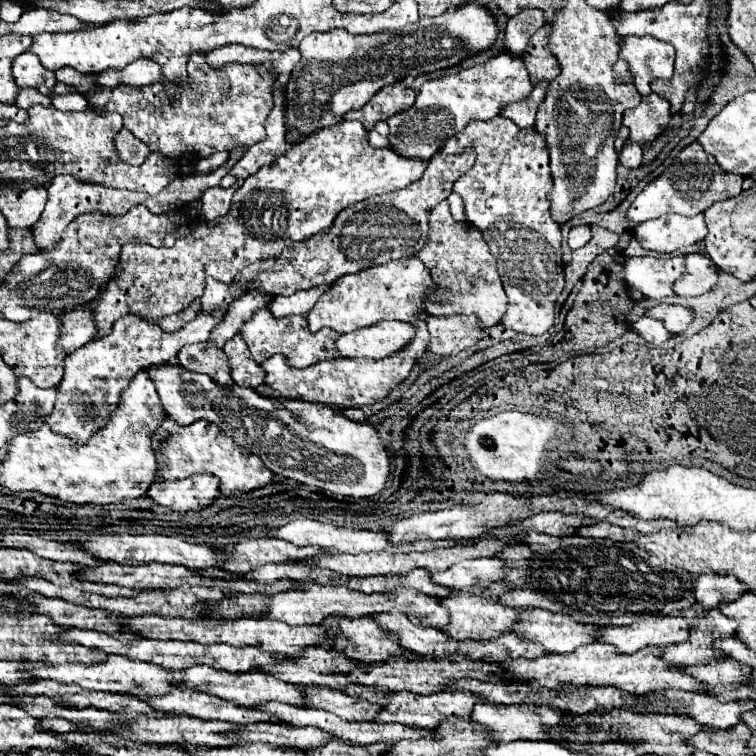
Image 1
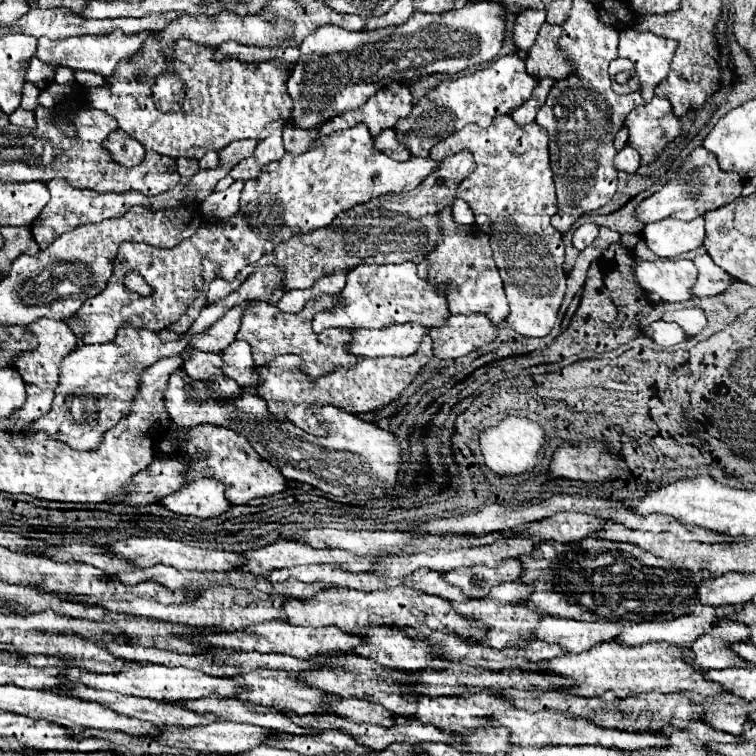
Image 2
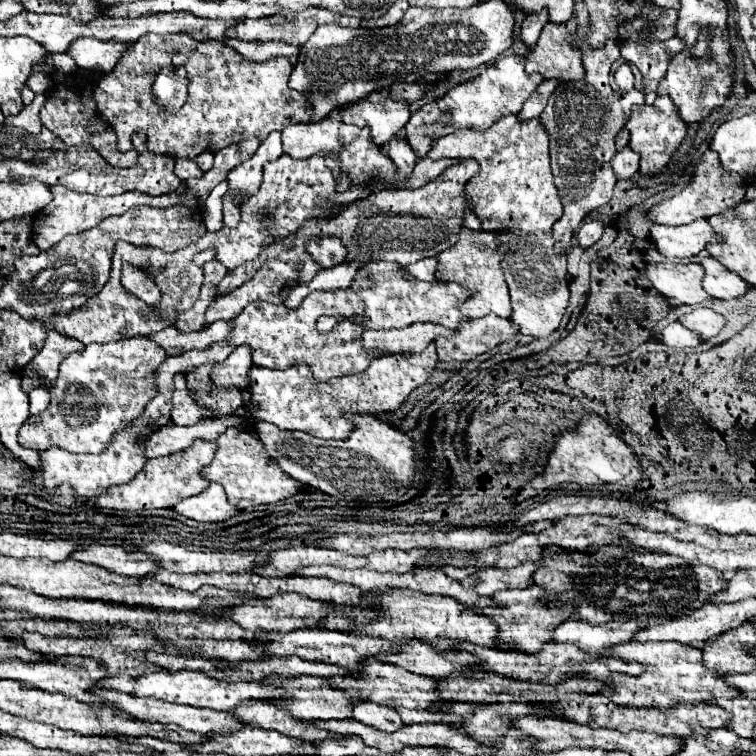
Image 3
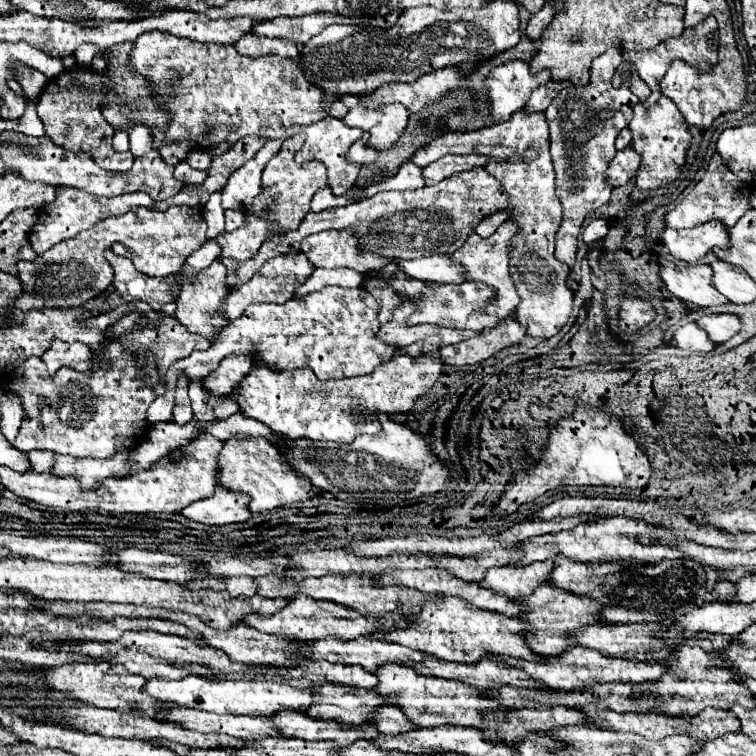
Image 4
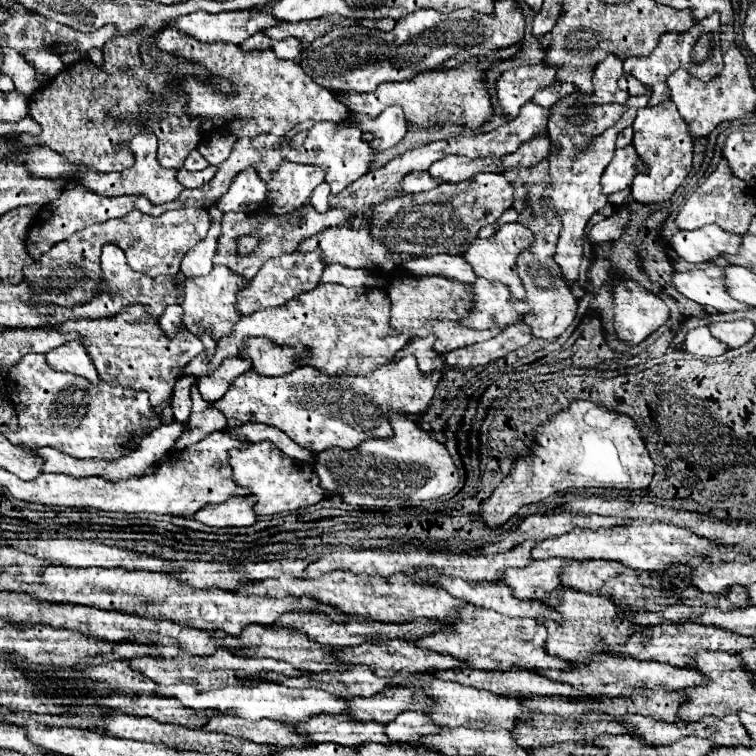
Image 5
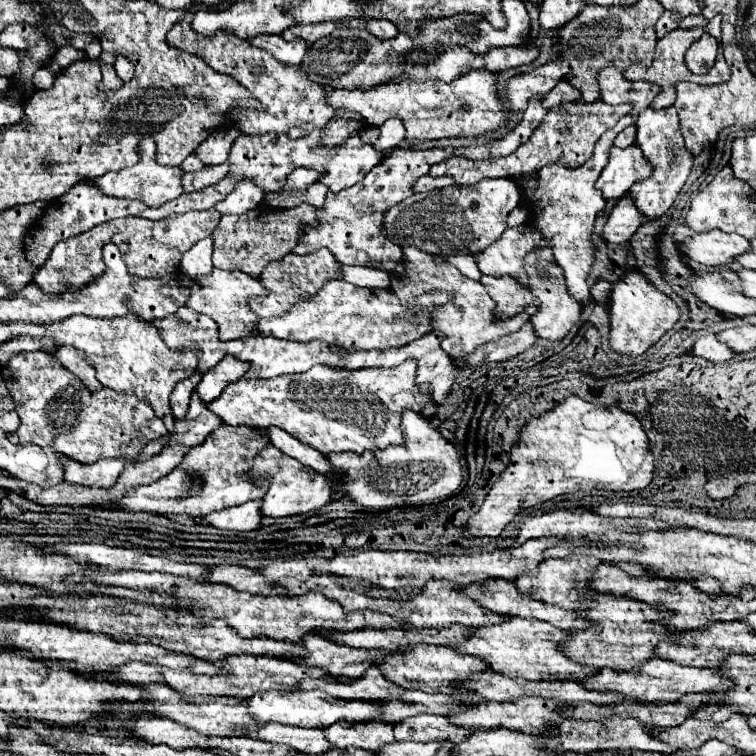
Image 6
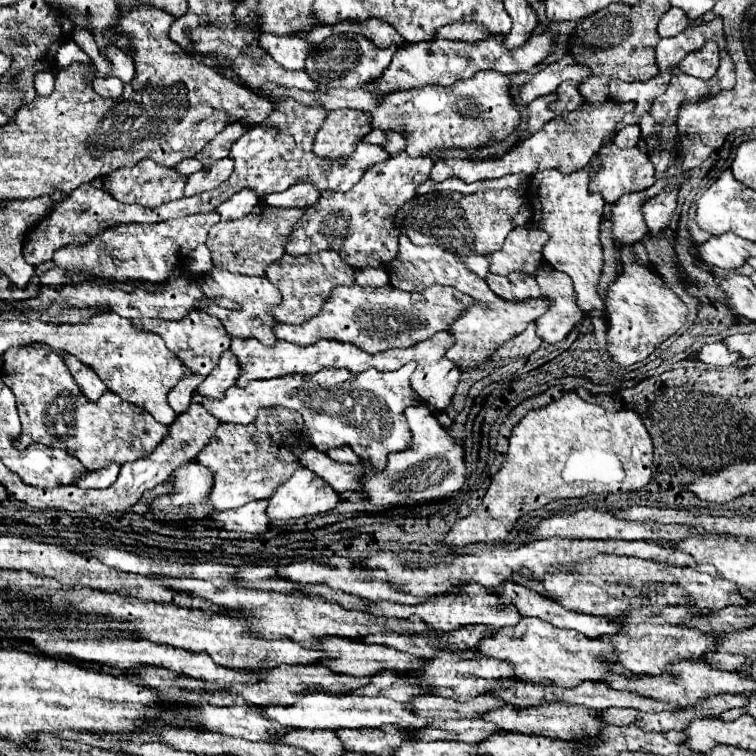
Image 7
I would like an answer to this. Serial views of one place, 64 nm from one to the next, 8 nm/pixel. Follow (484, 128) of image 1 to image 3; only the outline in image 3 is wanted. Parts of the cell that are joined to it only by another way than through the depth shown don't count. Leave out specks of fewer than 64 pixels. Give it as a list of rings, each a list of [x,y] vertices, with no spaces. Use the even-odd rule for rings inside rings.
[[[512,114],[500,118],[494,122],[488,130],[472,130],[464,128],[454,134],[448,134],[436,144],[432,144],[432,150],[426,154],[432,160],[440,158],[474,158],[480,164],[480,172],[466,184],[464,198],[474,210],[474,214],[480,218],[484,230],[494,232],[500,238],[498,252],[504,256],[502,260],[502,272],[510,290],[512,298],[512,316],[510,322],[518,326],[520,334],[532,336],[532,338],[546,338],[552,334],[566,310],[568,304],[568,272],[566,272],[566,256],[556,252],[556,240],[552,236],[552,224],[562,216],[562,202],[558,198],[554,178],[550,172],[550,156],[548,156],[548,134],[540,126],[538,118],[520,122]]]

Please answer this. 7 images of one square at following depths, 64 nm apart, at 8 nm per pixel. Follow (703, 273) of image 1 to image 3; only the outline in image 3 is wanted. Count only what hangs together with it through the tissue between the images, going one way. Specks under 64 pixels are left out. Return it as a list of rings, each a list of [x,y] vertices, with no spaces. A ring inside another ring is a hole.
[[[712,256],[700,260],[700,266],[706,272],[702,280],[704,292],[712,298],[736,298],[744,294],[746,288],[750,288],[750,284],[740,280],[740,276],[736,276],[734,272],[728,272],[718,260],[712,260]]]

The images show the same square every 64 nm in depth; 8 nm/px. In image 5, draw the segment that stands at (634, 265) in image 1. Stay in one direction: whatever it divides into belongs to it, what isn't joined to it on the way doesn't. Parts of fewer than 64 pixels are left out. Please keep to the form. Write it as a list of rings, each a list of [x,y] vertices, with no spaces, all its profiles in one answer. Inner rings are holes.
[[[708,266],[704,270],[694,268],[688,272],[674,272],[672,284],[676,286],[676,290],[680,294],[694,300],[708,312],[730,312],[730,310],[748,308],[746,304],[732,300],[724,292],[724,286],[720,284],[720,268],[718,266]],[[710,308],[714,308],[714,310],[710,310]]]

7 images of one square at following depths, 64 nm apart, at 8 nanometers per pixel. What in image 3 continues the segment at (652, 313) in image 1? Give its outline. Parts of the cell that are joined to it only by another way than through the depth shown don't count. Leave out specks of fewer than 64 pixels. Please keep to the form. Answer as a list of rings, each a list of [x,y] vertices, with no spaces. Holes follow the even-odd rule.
[[[696,308],[684,316],[678,318],[680,324],[684,324],[686,328],[694,330],[696,334],[700,334],[702,338],[710,338],[714,334],[718,334],[718,330],[724,326],[724,318],[720,318],[716,312],[708,310],[708,308]]]

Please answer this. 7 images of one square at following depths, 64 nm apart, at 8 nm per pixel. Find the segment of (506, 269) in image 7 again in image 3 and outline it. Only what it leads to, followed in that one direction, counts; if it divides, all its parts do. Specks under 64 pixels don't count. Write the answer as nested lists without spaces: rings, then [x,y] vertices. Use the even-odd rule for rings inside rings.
[[[460,228],[458,242],[438,254],[436,282],[456,282],[470,290],[470,296],[458,306],[464,316],[480,318],[486,314],[496,314],[500,318],[508,318],[512,312],[508,286],[504,282],[500,268],[500,254],[496,250],[498,250],[498,240],[494,234]]]

